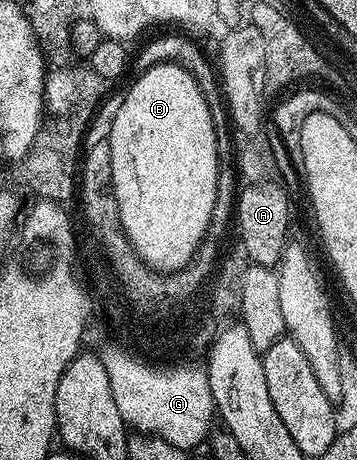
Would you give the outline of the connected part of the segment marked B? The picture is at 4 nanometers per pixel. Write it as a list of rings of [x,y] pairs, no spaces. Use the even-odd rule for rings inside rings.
[[[163,61],[155,67],[149,67],[146,71],[141,72],[137,78],[138,80],[127,89],[126,96],[123,97],[122,104],[119,105],[118,112],[115,113],[114,120],[110,123],[110,136],[108,136],[112,163],[110,186],[114,188],[116,205],[118,206],[118,221],[131,250],[151,271],[169,273],[179,271],[184,265],[188,265],[190,259],[194,258],[196,249],[202,243],[210,224],[218,192],[218,138],[216,137],[216,129],[212,125],[212,113],[208,113],[208,101],[200,89],[200,85],[196,85],[192,73],[188,73],[178,63]]]

